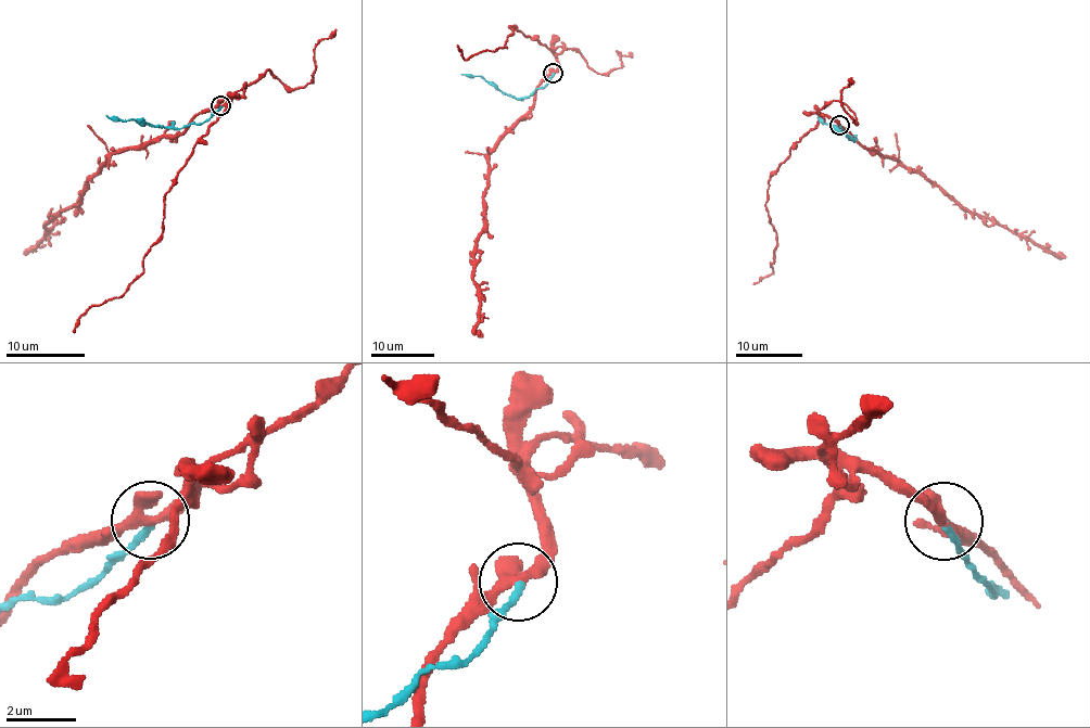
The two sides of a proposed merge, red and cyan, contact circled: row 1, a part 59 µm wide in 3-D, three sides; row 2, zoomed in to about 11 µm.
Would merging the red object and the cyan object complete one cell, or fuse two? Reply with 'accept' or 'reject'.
reject

